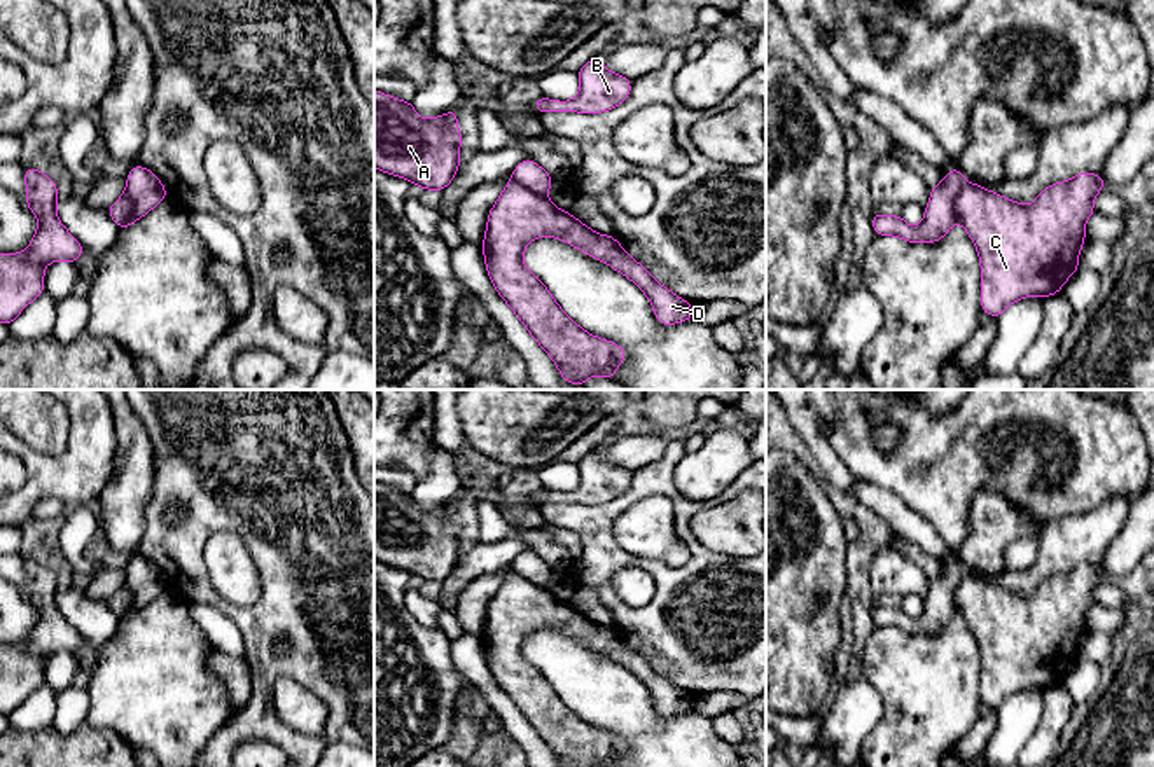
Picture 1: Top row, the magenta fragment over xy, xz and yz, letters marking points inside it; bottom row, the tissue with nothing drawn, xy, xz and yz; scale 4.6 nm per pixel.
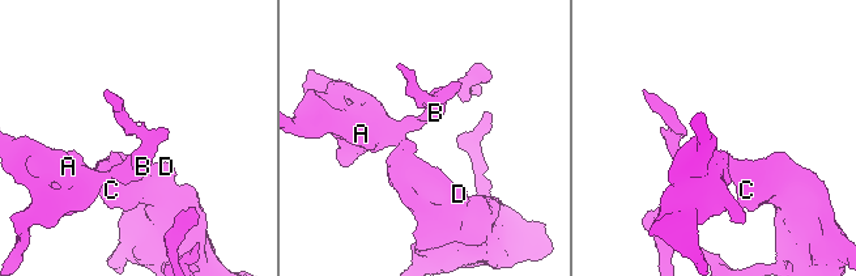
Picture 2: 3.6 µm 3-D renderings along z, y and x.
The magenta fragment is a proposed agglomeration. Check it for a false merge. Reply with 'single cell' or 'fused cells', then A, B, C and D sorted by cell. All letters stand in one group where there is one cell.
single cell; A B C D

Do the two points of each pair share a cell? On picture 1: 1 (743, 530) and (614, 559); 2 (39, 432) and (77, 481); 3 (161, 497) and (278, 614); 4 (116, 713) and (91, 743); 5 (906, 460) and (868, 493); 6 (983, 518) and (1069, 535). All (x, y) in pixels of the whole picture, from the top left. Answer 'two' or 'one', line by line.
1: two
2: two
3: one
4: two
5: two
6: two

